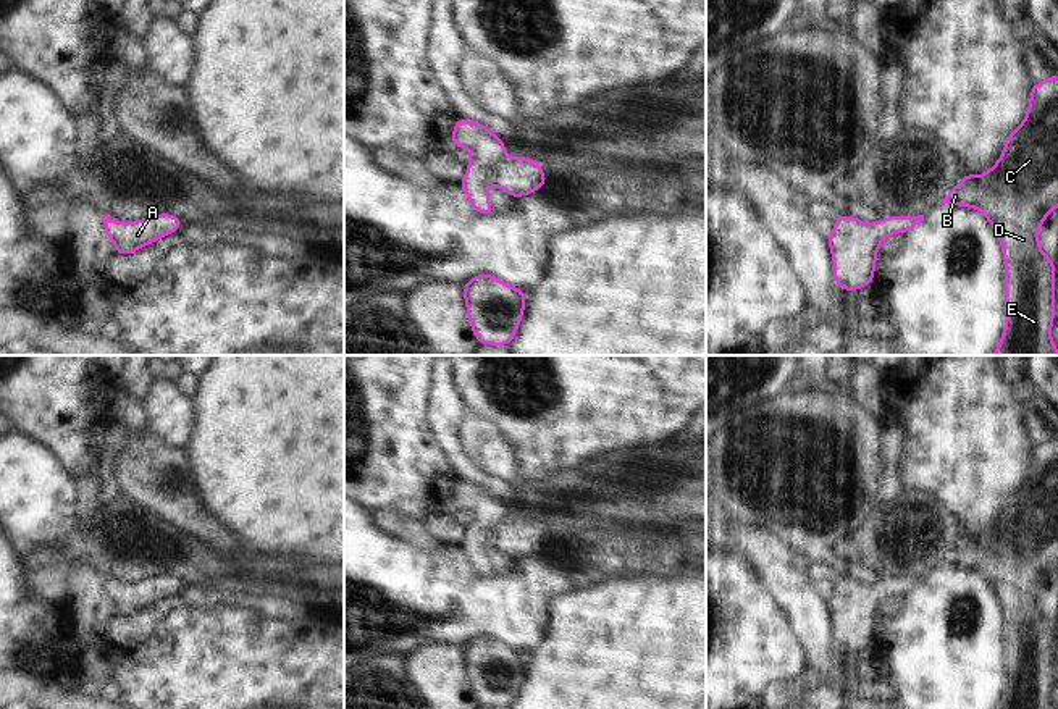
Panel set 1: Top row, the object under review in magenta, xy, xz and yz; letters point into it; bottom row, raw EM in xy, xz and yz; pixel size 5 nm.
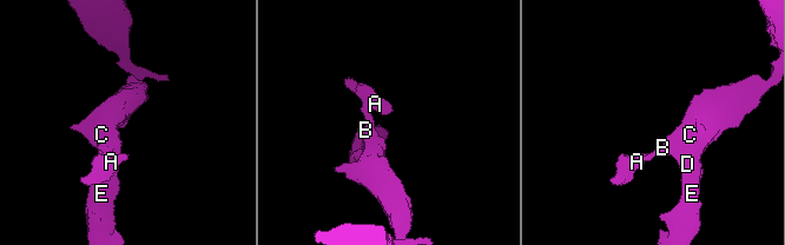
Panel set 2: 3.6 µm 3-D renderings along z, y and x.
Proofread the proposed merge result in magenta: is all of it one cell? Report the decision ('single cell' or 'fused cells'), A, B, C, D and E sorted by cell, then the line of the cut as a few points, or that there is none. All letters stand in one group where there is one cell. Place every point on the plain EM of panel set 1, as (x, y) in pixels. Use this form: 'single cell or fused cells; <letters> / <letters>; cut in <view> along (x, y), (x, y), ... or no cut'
single cell; A B C D E; no cut

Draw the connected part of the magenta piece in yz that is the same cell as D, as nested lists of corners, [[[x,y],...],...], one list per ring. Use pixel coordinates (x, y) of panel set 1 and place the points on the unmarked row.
[[[1058,436],[1032,446],[1024,483],[1008,497],[1000,522],[980,538],[964,533],[963,541],[948,552],[942,565],[979,572],[993,588],[1005,622],[1005,675],[1006,683],[997,709],[1056,709],[1052,703],[1055,682],[1056,627],[1043,615],[1039,591],[1053,570],[1058,570]]]

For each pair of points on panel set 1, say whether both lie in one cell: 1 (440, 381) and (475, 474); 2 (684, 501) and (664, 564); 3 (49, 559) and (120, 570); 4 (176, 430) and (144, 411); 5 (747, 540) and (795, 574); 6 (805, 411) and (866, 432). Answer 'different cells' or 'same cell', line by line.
1: same cell
2: same cell
3: same cell
4: same cell
5: same cell
6: same cell

